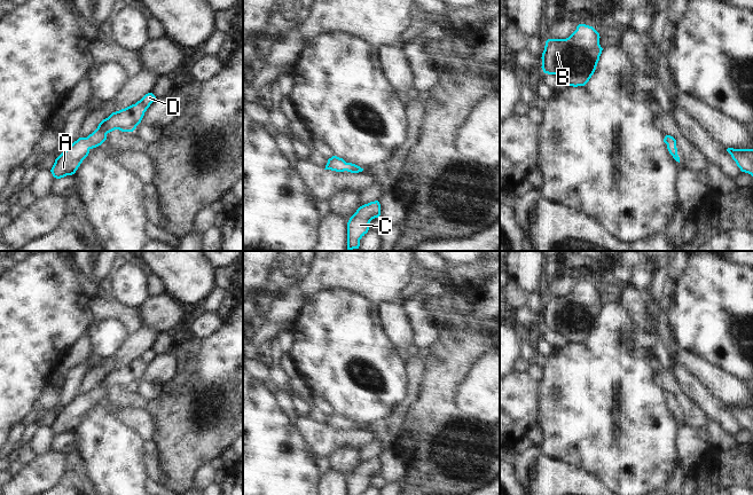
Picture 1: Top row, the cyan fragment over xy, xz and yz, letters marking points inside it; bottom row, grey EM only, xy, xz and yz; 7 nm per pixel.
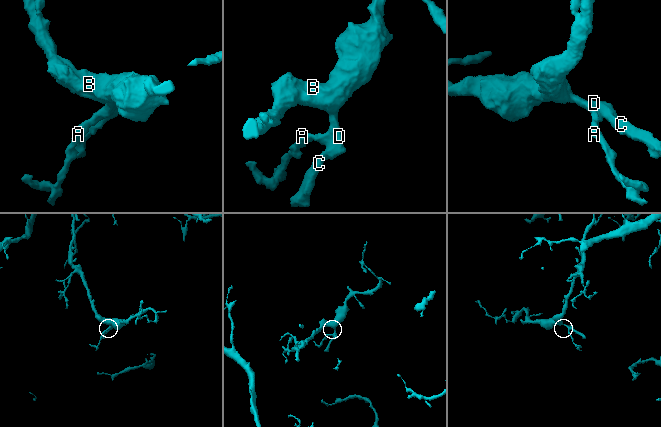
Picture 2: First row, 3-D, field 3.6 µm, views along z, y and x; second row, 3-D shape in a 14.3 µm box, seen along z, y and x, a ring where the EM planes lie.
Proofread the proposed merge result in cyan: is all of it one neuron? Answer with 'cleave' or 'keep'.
keep

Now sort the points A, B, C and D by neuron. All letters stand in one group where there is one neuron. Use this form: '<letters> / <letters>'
A B C D

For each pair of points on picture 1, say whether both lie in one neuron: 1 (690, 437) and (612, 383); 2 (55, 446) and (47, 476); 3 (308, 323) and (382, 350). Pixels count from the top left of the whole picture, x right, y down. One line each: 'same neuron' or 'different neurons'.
1: different neurons
2: different neurons
3: same neuron

